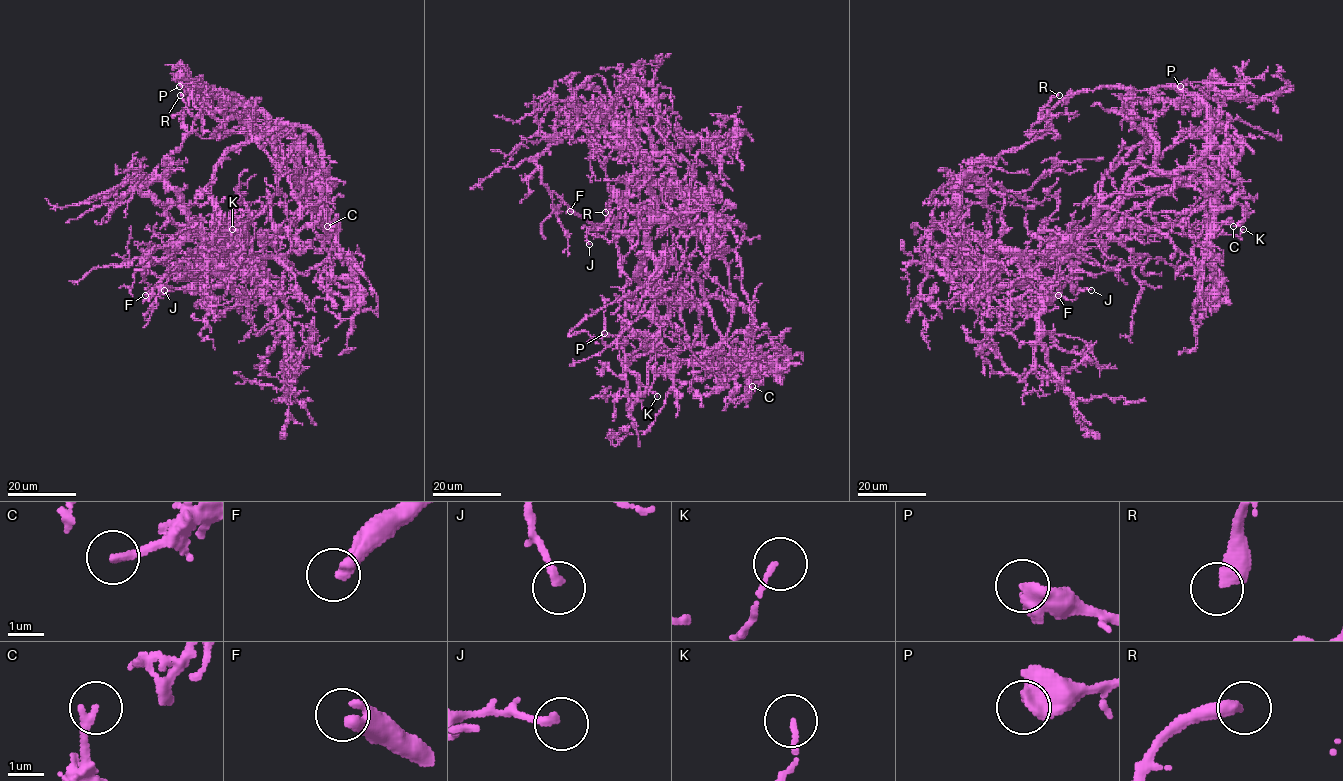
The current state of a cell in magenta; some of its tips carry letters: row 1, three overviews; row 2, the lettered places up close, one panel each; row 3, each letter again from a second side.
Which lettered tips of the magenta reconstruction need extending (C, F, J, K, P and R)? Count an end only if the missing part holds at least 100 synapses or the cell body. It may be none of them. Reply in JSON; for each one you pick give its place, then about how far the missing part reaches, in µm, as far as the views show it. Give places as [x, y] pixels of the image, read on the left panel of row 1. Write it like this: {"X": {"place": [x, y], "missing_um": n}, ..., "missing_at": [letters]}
{"F": {"place": [145, 295], "missing_um": 100}, "missing_at": ["F"]}

